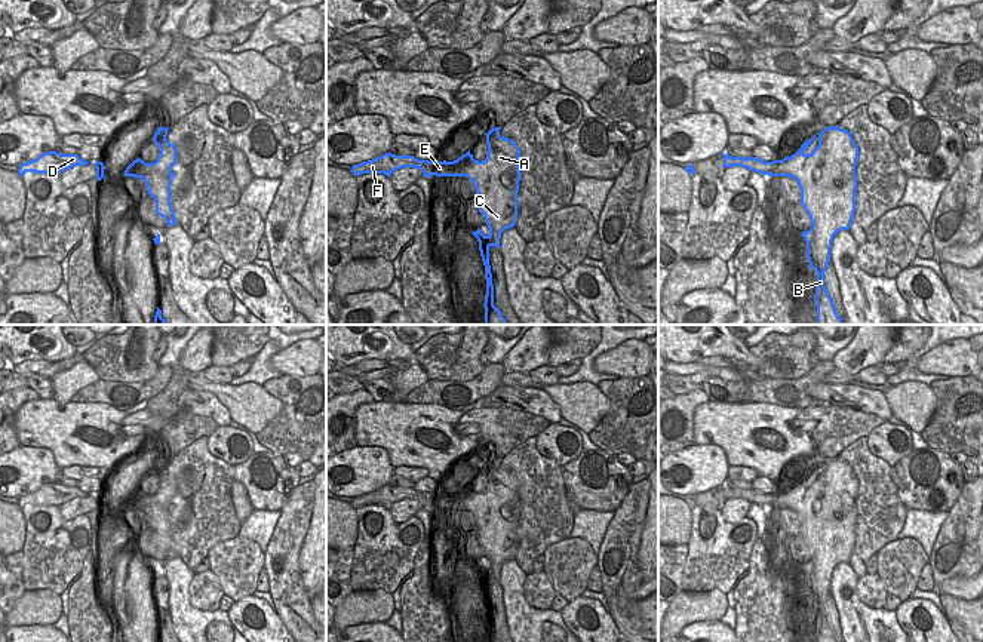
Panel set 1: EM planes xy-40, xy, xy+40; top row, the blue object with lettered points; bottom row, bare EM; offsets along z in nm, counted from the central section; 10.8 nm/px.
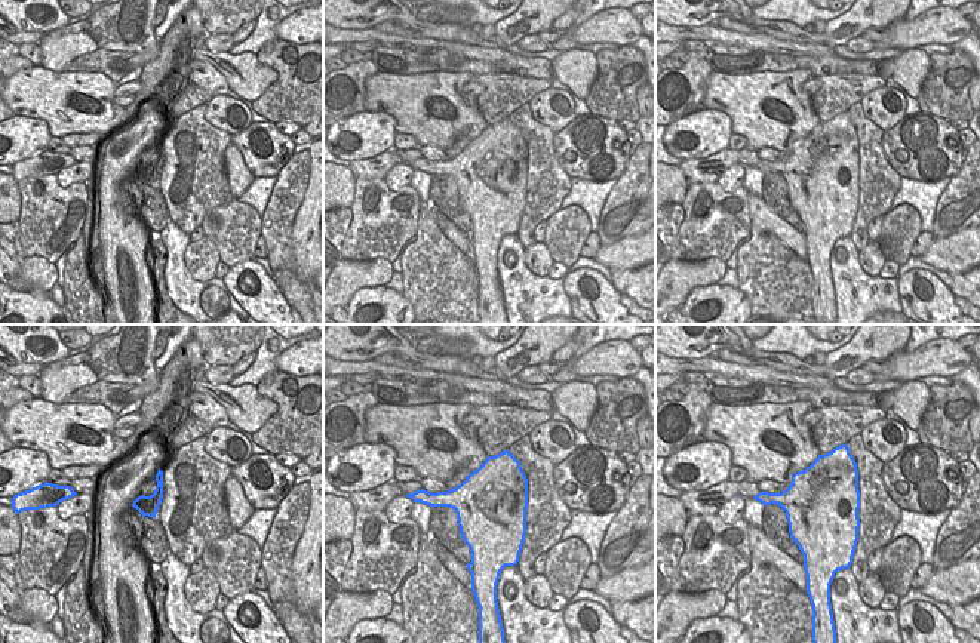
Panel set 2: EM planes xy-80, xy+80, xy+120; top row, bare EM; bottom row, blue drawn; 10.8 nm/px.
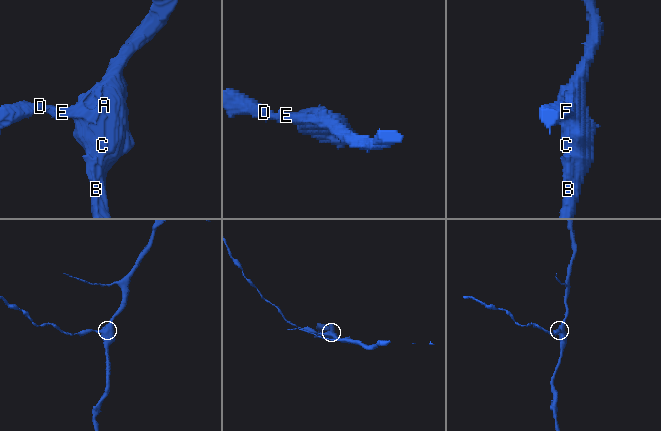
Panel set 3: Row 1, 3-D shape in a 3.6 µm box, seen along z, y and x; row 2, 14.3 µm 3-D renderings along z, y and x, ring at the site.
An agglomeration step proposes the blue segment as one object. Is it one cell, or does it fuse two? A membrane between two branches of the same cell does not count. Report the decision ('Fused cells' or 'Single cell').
Single cell.

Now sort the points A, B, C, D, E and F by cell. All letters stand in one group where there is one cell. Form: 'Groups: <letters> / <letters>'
Groups: A B C D E F.

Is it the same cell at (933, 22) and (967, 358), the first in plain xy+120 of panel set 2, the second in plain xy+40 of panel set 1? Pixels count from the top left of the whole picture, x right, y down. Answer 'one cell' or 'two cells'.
one cell

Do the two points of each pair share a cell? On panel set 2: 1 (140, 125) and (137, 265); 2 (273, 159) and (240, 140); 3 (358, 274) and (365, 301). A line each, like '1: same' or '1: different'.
1: same
2: same
3: different

